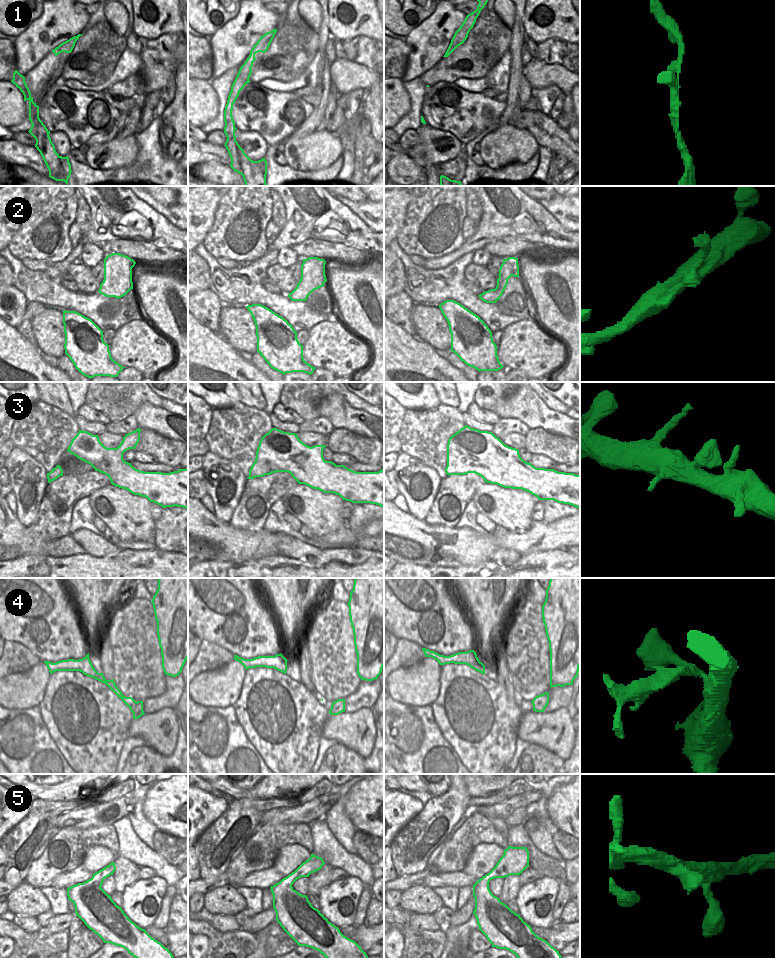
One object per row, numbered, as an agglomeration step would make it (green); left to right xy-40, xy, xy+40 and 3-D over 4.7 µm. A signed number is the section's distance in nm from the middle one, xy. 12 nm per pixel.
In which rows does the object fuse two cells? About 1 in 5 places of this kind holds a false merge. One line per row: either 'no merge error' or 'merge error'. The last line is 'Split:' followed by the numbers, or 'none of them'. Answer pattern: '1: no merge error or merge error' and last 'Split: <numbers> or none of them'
1: merge error
2: no merge error
3: no merge error
4: merge error
5: no merge error
Split: 1, 4

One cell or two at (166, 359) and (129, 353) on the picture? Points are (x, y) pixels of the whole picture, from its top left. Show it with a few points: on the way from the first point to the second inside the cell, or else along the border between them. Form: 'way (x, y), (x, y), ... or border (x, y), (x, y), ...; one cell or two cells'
way (157, 354), (138, 353); one cell

